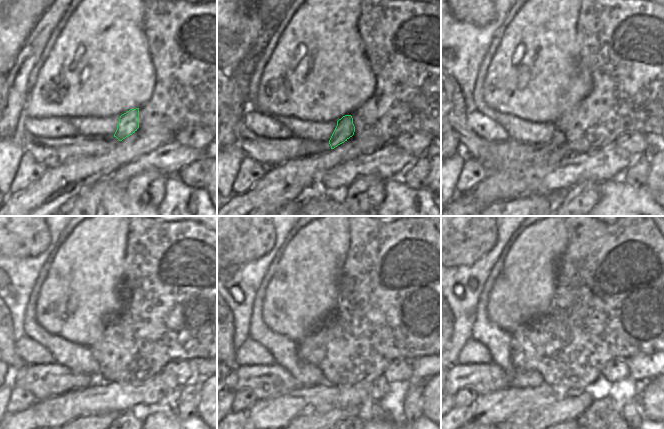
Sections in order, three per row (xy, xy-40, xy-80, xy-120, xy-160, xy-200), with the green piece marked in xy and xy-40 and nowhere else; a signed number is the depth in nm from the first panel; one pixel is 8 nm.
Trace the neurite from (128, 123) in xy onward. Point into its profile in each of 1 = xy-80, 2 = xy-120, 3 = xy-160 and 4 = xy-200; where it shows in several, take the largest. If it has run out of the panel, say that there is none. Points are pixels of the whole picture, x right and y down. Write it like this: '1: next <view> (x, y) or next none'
1: next xy-80 (504, 152)
2: next xy-120 (44, 381)
3: next xy-160 (266, 381)
4: next xy-200 (487, 378)

